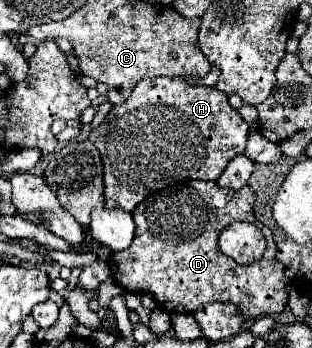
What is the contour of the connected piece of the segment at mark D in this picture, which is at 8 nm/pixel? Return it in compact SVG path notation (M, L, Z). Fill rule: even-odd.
M190 181L190 183L182 185L182 187L166 189L166 191L160 191L160 193L150 195L150 197L144 199L144 201L134 209L134 213L132 213L132 215L134 215L134 223L136 223L136 235L134 235L132 245L130 245L126 251L112 253L112 257L110 257L110 261L108 261L110 271L112 271L112 279L114 279L122 289L126 289L126 291L132 291L132 293L150 293L150 295L156 299L158 307L164 309L164 311L168 311L168 313L194 313L194 311L198 311L200 307L204 307L206 303L222 301L222 303L234 303L234 305L238 305L240 311L242 311L242 315L244 315L244 319L258 319L258 317L262 317L262 315L276 317L278 313L282 313L282 309L284 309L286 303L288 303L288 293L290 293L290 289L292 289L292 283L284 277L284 265L276 259L276 243L274 243L274 239L272 239L272 231L270 231L266 225L262 225L262 223L254 217L254 213L252 213L254 199L256 199L256 195L252 193L250 187L242 187L240 191L232 193L232 191L224 191L224 189L218 187L218 183L214 183L214 181ZM232 221L248 221L248 223L254 223L254 225L264 233L266 243L268 243L268 251L266 251L266 255L260 259L260 263L238 265L234 259L230 259L228 255L224 255L224 253L220 251L220 247L218 247L218 235L220 235Z

